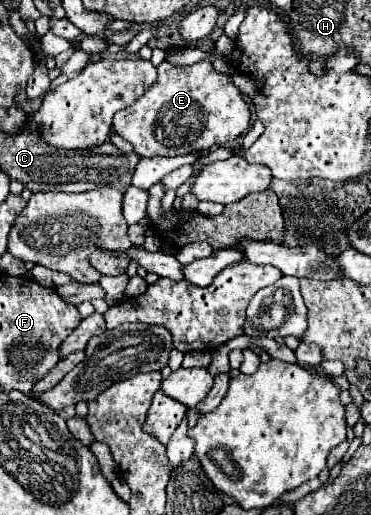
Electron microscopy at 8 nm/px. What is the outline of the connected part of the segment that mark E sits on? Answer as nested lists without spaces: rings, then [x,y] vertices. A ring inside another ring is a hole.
[[[163,61],[157,67],[157,81],[129,109],[113,117],[113,129],[127,139],[141,157],[175,157],[215,145],[235,143],[249,131],[251,109],[229,73],[221,73],[211,61],[195,65],[171,65]]]

